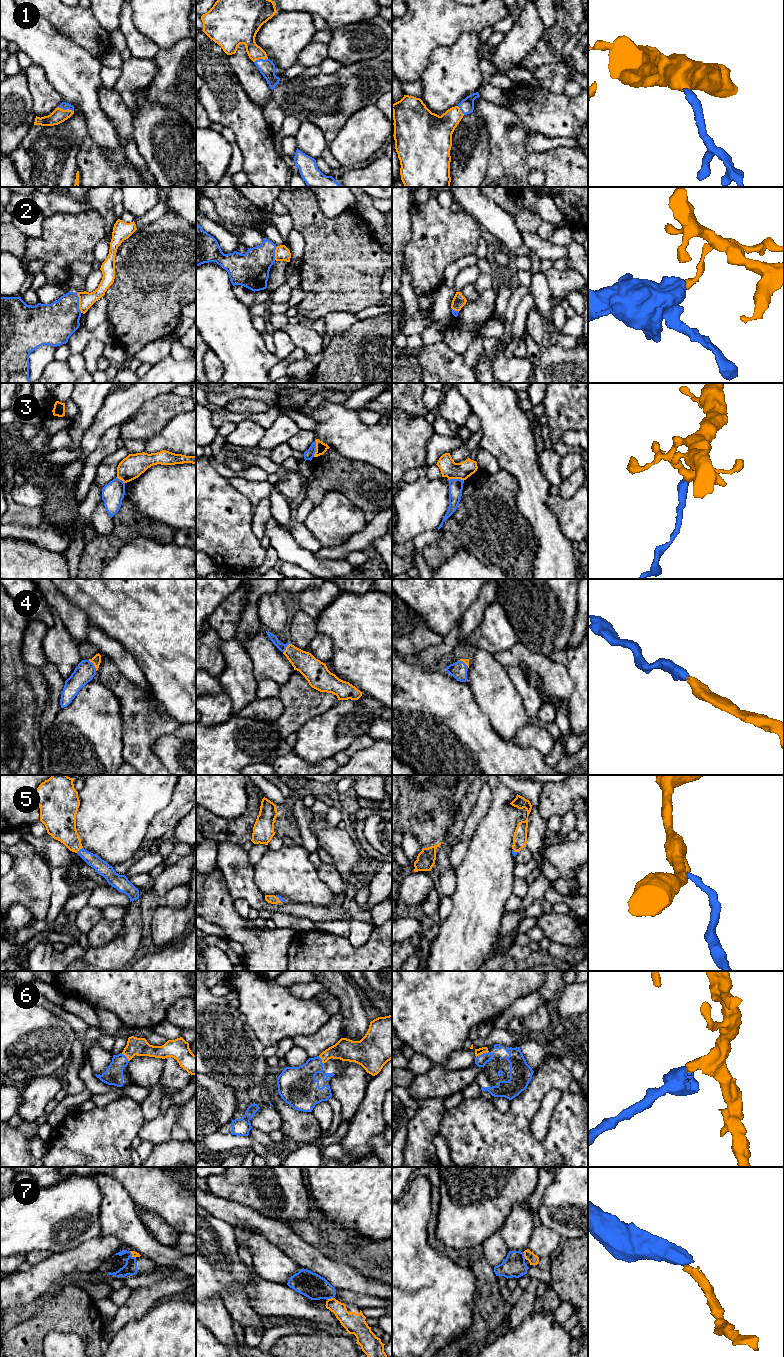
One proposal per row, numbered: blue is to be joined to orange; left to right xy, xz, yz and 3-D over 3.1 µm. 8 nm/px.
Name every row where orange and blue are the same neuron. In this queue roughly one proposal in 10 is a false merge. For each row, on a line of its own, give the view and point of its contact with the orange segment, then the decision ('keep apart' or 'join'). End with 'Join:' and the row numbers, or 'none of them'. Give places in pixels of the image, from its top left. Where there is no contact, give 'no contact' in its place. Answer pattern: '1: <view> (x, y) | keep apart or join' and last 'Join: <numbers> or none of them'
1: xy (67, 109) | join
2: xy (79, 303) | keep apart
3: xz (316, 448) | keep apart
4: xy (94, 665) | join
5: xy (79, 849) | join
6: yz (482, 1053) | join
7: xz (331, 1298) | join
Join: 1, 4, 5, 6, 7

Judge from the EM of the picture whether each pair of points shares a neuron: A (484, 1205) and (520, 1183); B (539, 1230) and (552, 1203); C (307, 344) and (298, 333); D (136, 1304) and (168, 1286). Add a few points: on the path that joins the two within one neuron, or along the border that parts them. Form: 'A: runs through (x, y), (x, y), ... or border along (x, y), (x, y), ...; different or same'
A: runs through (493, 1199), (497, 1199), (511, 1185); same
B: border along (537, 1220), (544, 1226), (554, 1230), (561, 1237); different
C: runs through (306, 341), (301, 336); same
D: runs through (144, 1299), (160, 1289); same

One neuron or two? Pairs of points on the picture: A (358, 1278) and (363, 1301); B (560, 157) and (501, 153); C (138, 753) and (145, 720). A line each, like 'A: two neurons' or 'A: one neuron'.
A: two neurons
B: one neuron
C: one neuron

